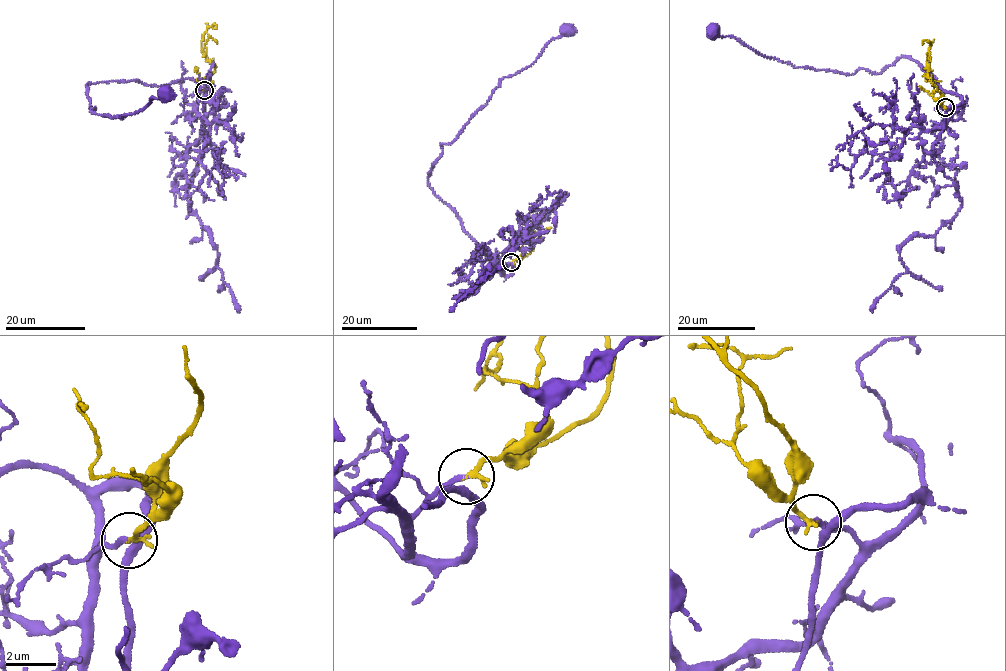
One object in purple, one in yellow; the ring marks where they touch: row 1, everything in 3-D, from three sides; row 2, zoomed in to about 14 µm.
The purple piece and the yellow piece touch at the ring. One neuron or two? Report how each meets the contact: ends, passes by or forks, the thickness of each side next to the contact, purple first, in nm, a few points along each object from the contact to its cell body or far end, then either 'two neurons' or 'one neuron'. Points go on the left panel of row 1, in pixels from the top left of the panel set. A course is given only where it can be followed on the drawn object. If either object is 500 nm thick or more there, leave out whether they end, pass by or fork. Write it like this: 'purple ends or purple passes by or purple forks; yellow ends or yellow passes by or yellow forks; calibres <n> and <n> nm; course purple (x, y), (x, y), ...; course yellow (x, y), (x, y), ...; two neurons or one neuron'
purple forks; yellow ends; calibres 200 and 220 nm; course purple (204, 90), (190, 78), (157, 86), (134, 80), (86, 86), (91, 109), (111, 118), (136, 113), (166, 93); course yellow (204, 90), (215, 67), (203, 50), (202, 40), (203, 34), (215, 25), (213, 29); one neuron

